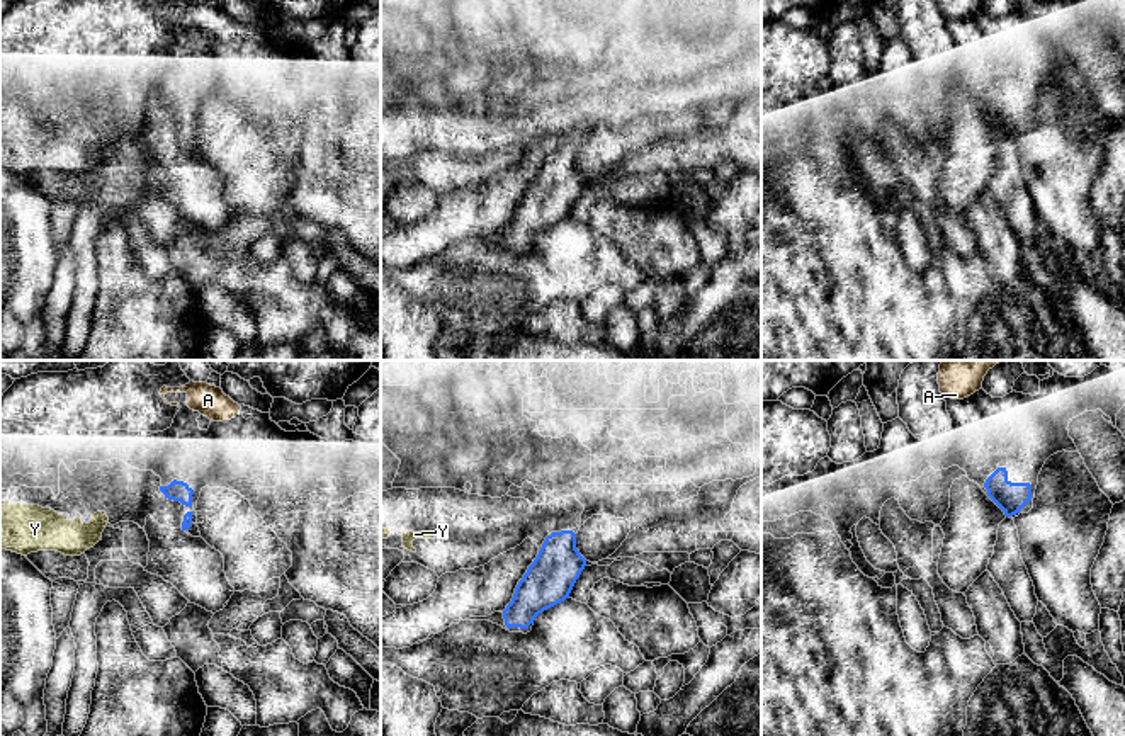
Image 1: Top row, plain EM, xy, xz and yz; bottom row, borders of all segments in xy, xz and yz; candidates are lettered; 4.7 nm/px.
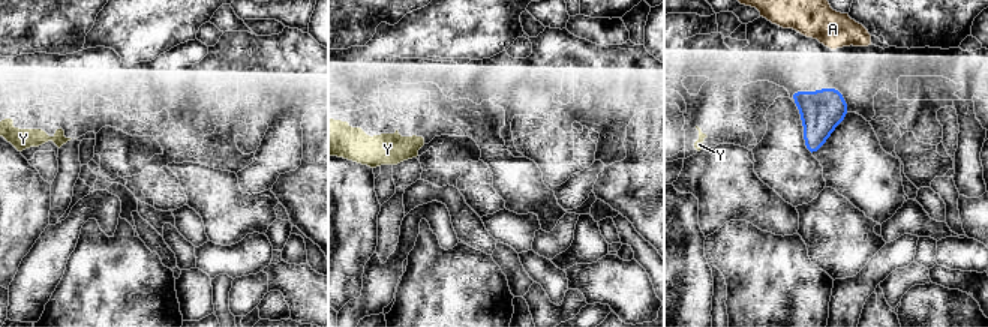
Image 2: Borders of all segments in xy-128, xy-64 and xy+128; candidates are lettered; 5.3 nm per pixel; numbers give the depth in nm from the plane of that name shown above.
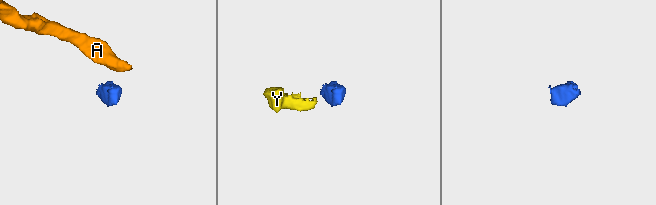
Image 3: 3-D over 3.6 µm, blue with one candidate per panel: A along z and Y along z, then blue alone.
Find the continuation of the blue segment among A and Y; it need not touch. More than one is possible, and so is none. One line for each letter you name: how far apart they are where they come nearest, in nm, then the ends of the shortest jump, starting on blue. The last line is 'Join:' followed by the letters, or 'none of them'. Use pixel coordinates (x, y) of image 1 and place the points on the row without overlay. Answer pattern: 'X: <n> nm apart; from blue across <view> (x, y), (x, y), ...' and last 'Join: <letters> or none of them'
Join: none of them

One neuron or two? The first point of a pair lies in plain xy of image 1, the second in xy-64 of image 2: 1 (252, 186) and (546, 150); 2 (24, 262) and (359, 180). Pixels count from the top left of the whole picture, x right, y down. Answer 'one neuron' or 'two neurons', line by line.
1: one neuron
2: one neuron

